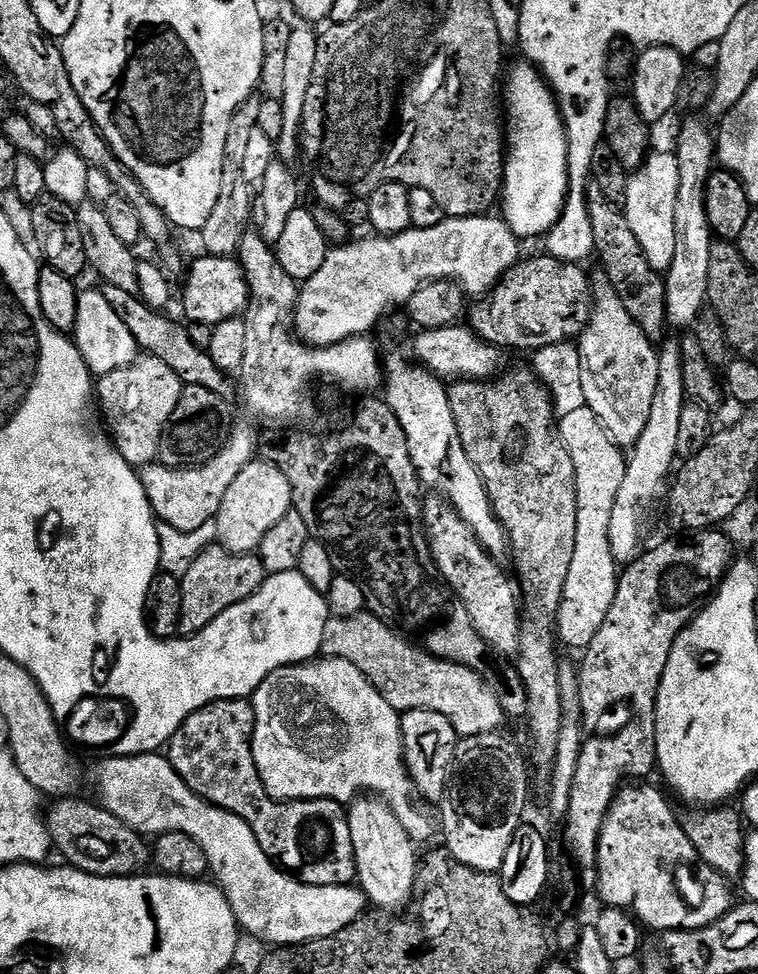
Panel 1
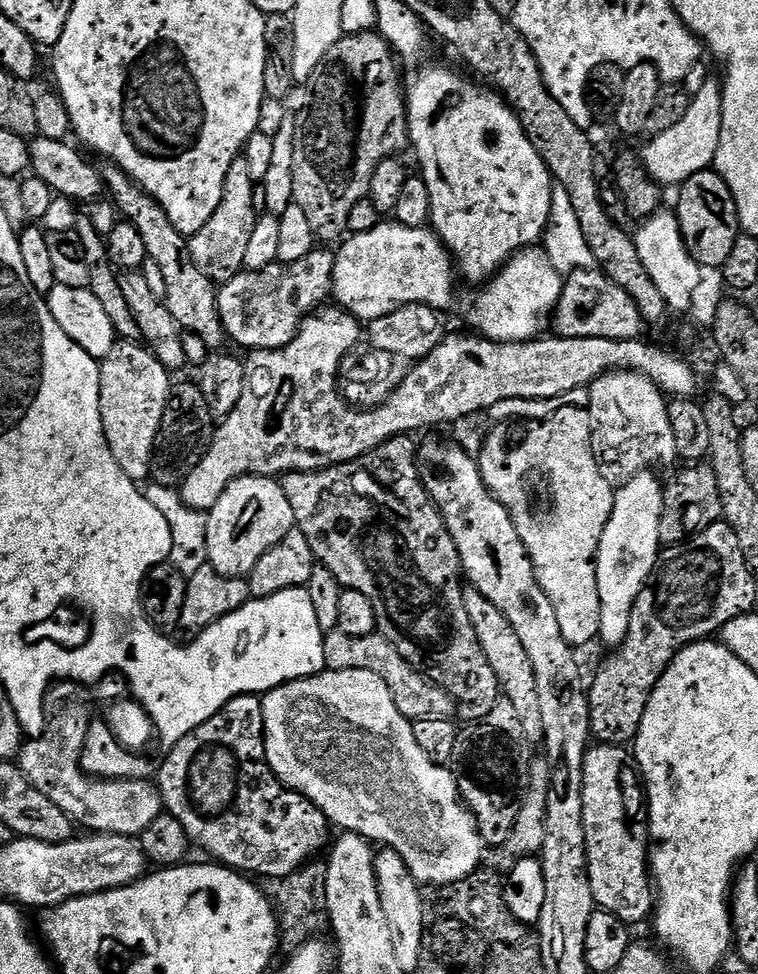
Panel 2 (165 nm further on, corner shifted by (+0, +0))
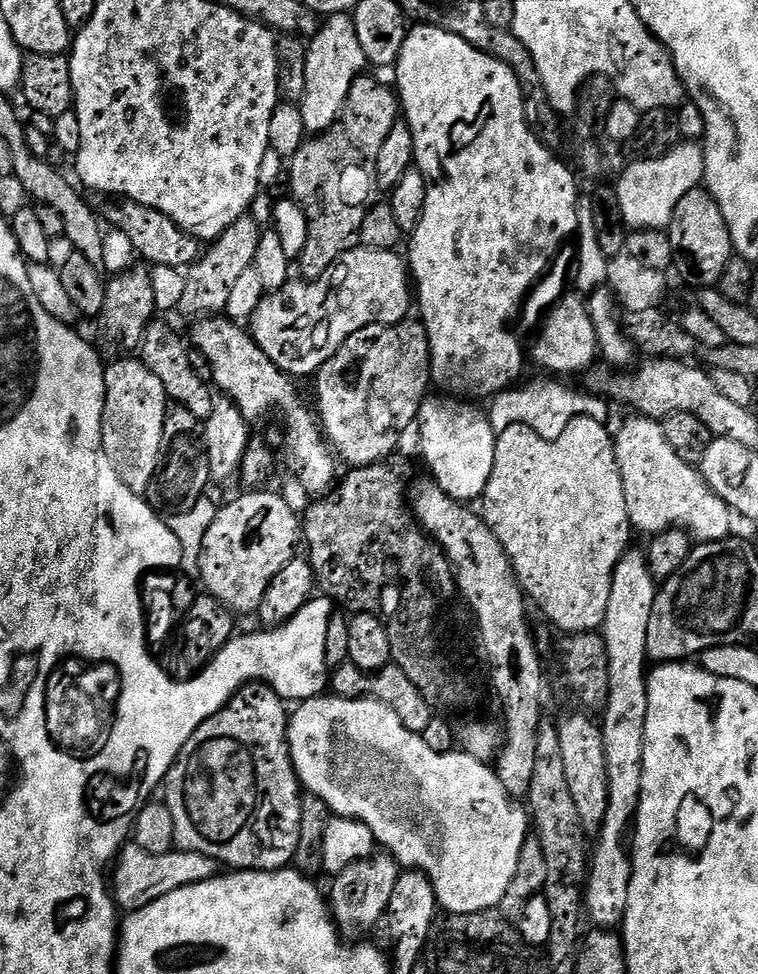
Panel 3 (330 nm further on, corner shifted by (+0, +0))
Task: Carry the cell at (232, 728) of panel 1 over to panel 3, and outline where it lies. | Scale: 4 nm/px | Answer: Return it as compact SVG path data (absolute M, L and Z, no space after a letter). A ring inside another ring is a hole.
M263 682L245 684L235 696L231 697L227 706L221 708L219 712L213 712L208 719L202 722L202 726L198 726L198 730L194 730L194 734L190 736L186 746L182 746L178 758L173 762L172 769L167 774L167 776L182 776L180 769L185 769L190 764L188 758L196 750L198 742L202 742L210 736L228 738L224 734L232 734L232 738L238 744L250 748L254 754L260 756L260 776L262 776L264 784L270 782L272 786L278 786L278 788L288 786L290 794L288 794L288 798L284 798L284 802L278 802L278 798L274 798L274 810L278 810L280 816L276 816L276 820L272 820L272 846L238 844L238 840L236 840L234 844L218 848L218 862L221 865L229 864L227 867L232 870L241 868L254 872L278 872L287 869L293 863L298 850L302 810L294 808L294 806L301 806L302 785L296 776L296 768L292 762L284 762L284 760L292 760L292 752L288 746L280 744L280 742L288 742L290 712L289 709L284 708L287 708L286 701L269 684ZM280 750L286 750L286 754L280 756L278 754Z

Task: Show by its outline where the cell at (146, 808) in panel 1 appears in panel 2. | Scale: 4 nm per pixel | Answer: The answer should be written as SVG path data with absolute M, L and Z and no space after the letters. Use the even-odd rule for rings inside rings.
M55 716L47 721L48 732L41 734L37 740L29 739L21 747L18 757L18 767L24 773L30 784L38 789L58 810L62 810L68 819L80 824L92 834L107 834L109 836L139 837L141 832L147 830L152 822L162 815L162 801L160 789L150 779L141 778L97 778L84 771L82 767L82 752L72 745L72 734L74 738L74 726L72 720L67 716Z

